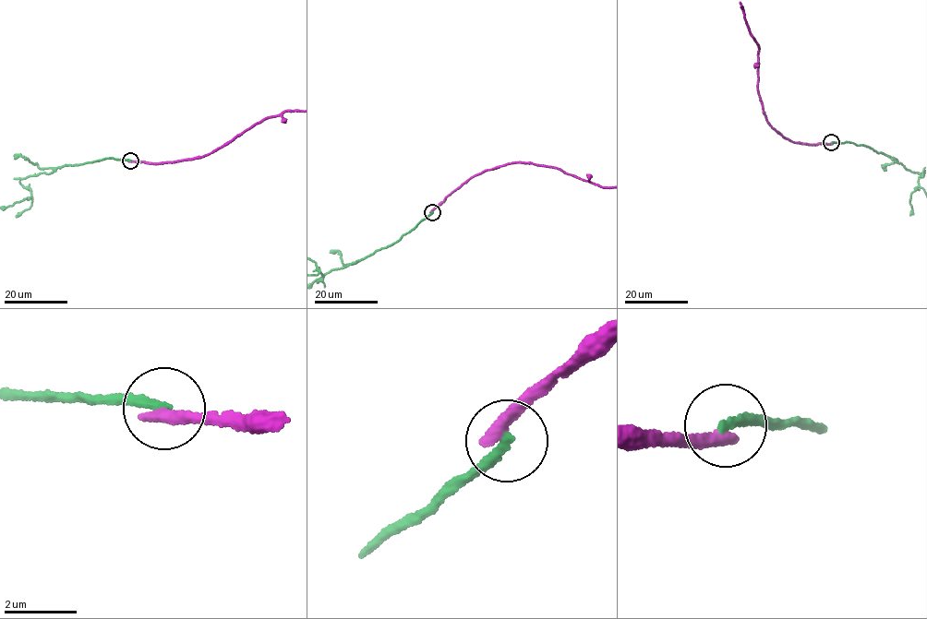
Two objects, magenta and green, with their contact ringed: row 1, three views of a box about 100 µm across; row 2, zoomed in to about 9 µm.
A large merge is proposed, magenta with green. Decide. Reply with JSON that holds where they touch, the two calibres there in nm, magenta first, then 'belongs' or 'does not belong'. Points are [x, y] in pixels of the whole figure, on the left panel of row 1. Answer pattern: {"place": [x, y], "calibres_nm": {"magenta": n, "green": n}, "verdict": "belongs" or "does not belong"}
{"place": [130, 160], "calibres_nm": {"magenta": 380, "green": 240}, "verdict": "does not belong"}

